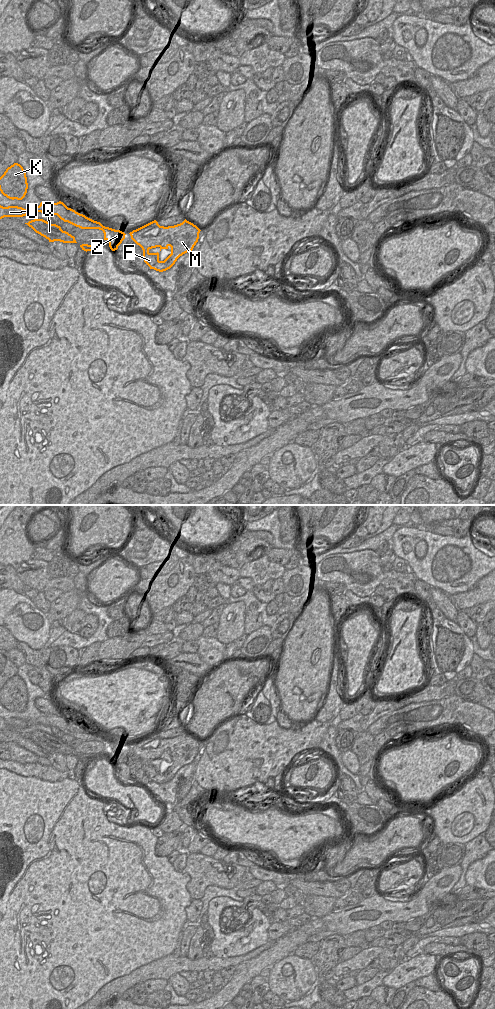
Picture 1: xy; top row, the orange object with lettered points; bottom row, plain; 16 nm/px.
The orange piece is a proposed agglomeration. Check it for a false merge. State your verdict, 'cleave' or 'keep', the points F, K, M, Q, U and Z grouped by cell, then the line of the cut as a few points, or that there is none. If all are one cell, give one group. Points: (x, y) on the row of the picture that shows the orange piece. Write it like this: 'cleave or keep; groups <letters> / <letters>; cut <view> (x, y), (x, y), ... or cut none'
cleave; groups F K M Q / U Z; cut xy (117, 245), (111, 244), (109, 246)

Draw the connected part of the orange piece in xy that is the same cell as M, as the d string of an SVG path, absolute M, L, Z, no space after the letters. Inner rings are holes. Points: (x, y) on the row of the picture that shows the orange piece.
M186 219L174 226L160 226L156 220L130 232L131 239L139 245L143 250L144 262L150 267L159 272L166 271L170 269L177 259L183 254L193 250L194 246L198 242L200 229L193 223L187 221ZM159 247L160 251L162 249L168 249L171 247L171 254L164 260L159 260L159 253L150 253L149 250L152 248Z

